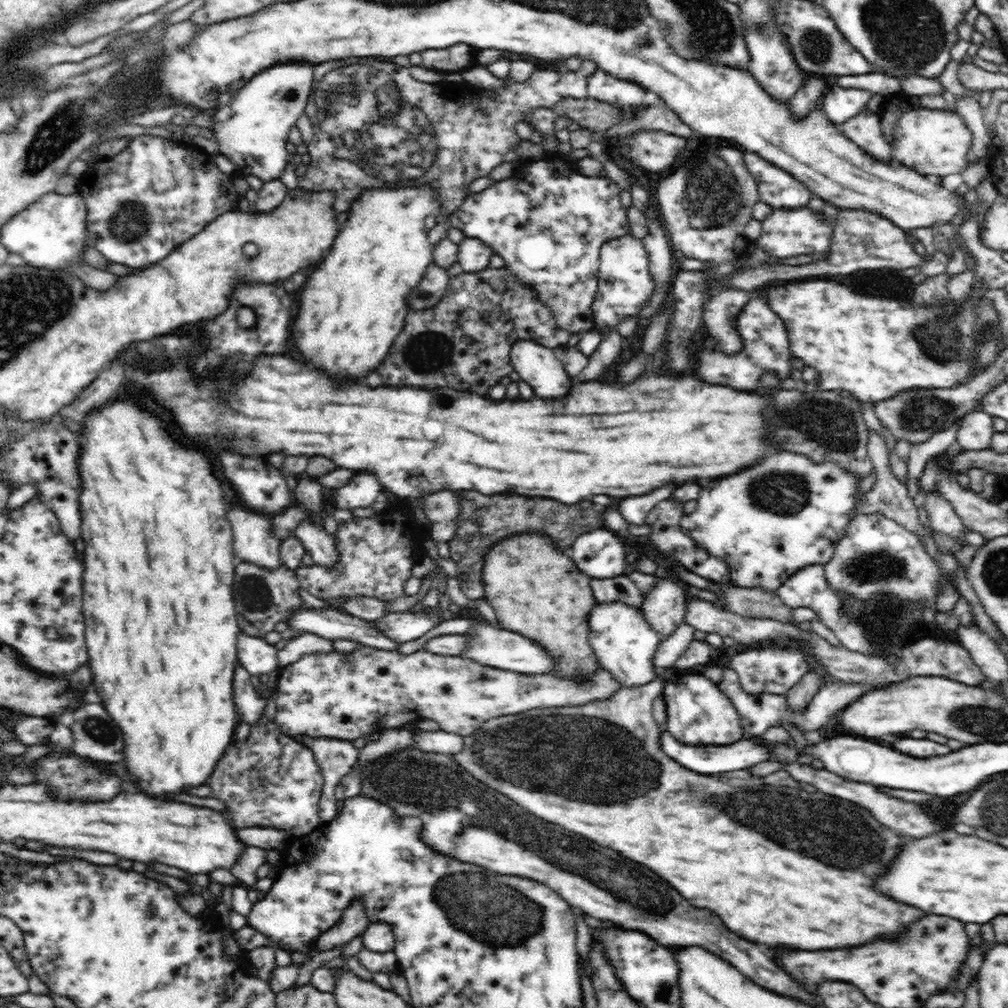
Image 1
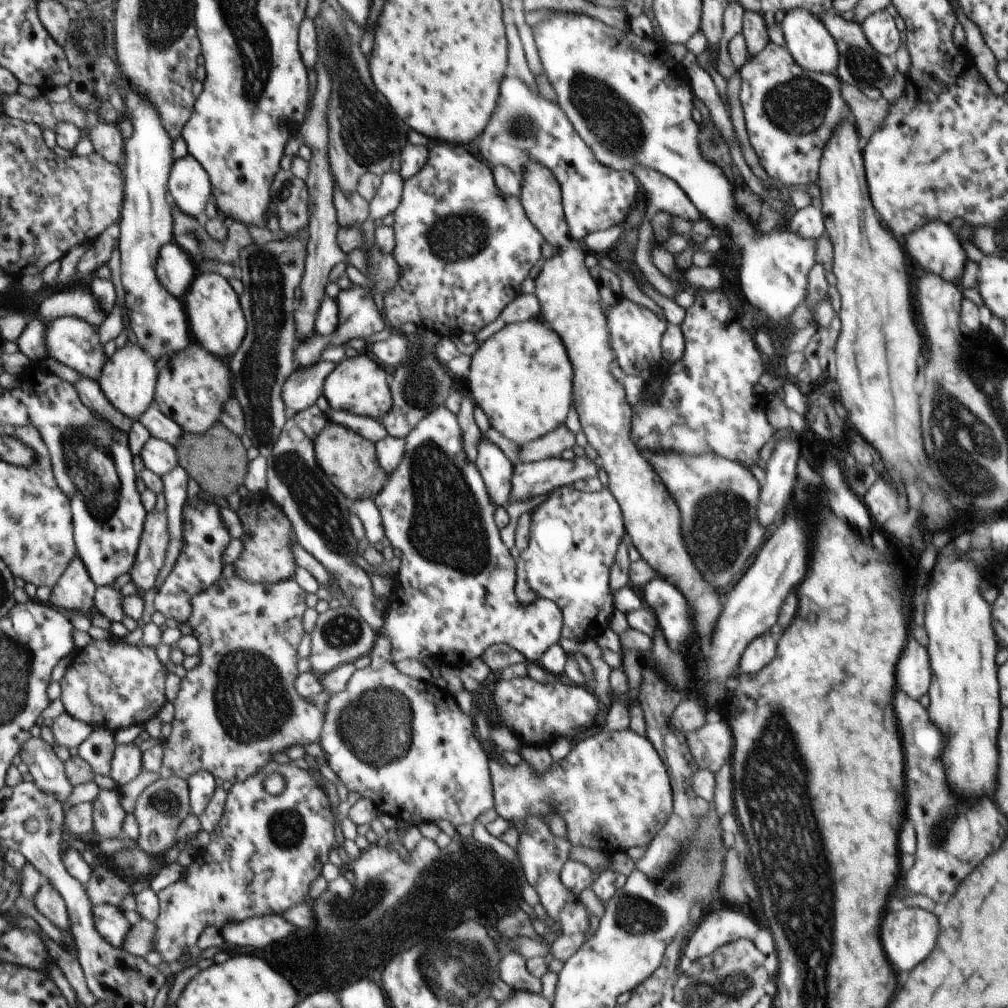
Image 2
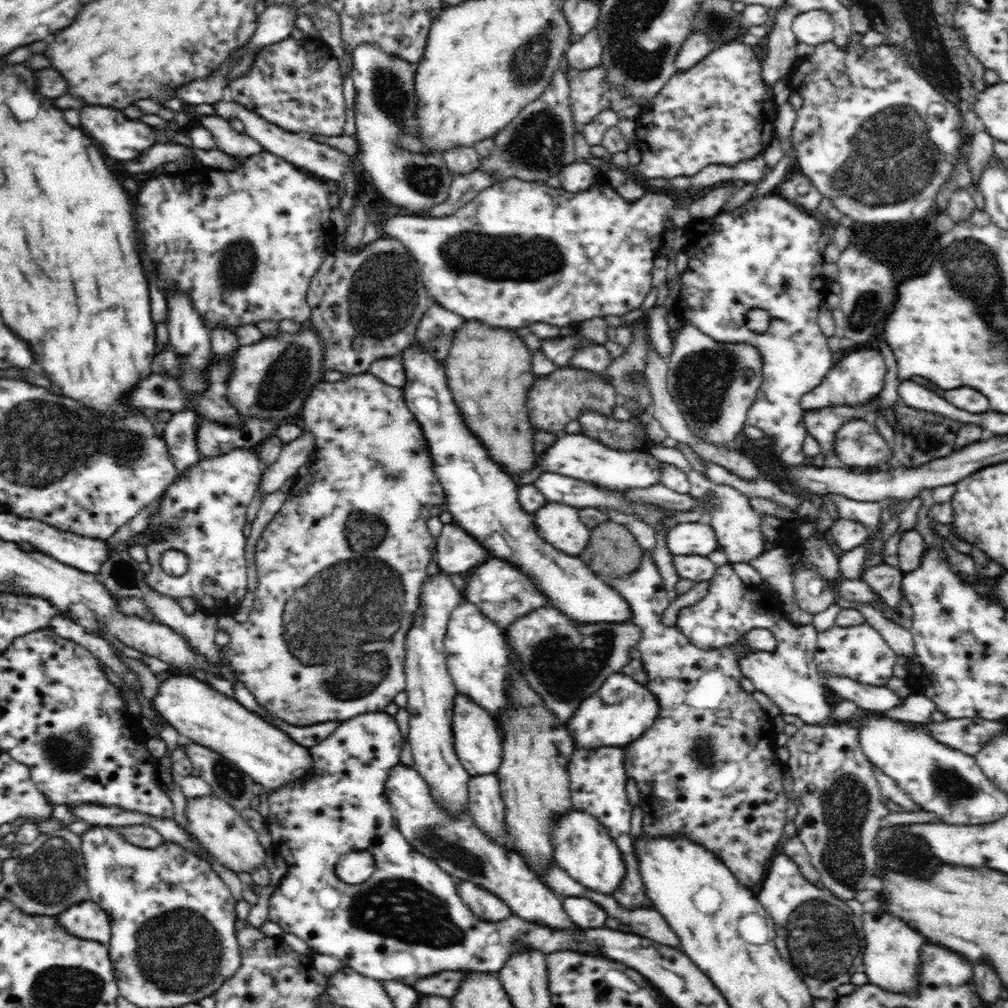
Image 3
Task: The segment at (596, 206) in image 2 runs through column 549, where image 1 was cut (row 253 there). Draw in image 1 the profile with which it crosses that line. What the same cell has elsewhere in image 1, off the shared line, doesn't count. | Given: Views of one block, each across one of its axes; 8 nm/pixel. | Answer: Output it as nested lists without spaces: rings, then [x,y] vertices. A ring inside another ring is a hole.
[[[136,136],[130,144],[114,156],[96,160],[83,172],[78,183],[79,194],[88,214],[86,216],[86,245],[95,248],[110,263],[123,264],[130,269],[146,268],[164,260],[170,252],[192,240],[222,214],[234,211],[240,194],[232,181],[233,175],[226,174],[212,161],[212,155],[202,152],[193,144],[174,143],[158,136]]]

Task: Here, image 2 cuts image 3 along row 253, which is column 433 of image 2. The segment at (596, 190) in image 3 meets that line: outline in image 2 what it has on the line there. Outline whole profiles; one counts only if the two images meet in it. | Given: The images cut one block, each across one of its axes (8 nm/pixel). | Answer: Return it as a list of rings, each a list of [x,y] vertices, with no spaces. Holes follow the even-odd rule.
[[[444,405],[440,406],[440,408],[435,408],[434,412],[424,416],[416,424],[416,428],[413,428],[412,432],[406,436],[404,439],[405,453],[400,464],[396,467],[396,470],[393,470],[381,492],[374,498],[383,521],[386,544],[393,548],[398,548],[402,553],[402,563],[396,579],[394,579],[395,590],[400,600],[394,602],[391,608],[387,608],[387,613],[384,615],[384,628],[380,630],[380,633],[384,633],[390,640],[393,662],[400,660],[418,660],[421,662],[424,658],[430,658],[439,664],[466,669],[470,666],[470,661],[481,657],[490,646],[506,644],[518,650],[526,662],[538,663],[544,652],[560,640],[562,626],[564,626],[562,612],[560,612],[560,608],[554,602],[548,600],[536,600],[528,604],[518,603],[514,591],[516,581],[515,569],[517,565],[509,549],[503,544],[500,530],[495,524],[494,516],[498,507],[491,500],[475,462],[468,460],[468,456],[464,452],[462,439],[462,430],[458,424],[457,416],[452,414]]]

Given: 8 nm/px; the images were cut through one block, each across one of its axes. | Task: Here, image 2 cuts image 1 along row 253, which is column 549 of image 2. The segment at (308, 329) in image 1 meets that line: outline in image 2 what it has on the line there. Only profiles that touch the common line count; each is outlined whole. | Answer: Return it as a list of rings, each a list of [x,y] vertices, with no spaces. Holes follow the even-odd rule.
[[[535,318],[525,322],[516,322],[507,324],[495,332],[484,344],[479,345],[476,352],[472,355],[470,363],[469,373],[466,378],[461,380],[466,386],[466,392],[471,396],[475,406],[482,408],[484,414],[488,417],[490,426],[497,430],[502,436],[506,436],[508,440],[516,442],[516,444],[522,448],[526,444],[533,442],[534,440],[543,438],[546,434],[553,432],[556,428],[565,424],[569,410],[572,407],[572,395],[573,395],[573,369],[566,353],[566,348],[562,343],[562,340],[558,337],[556,332],[553,332],[548,325],[544,324],[541,319]]]

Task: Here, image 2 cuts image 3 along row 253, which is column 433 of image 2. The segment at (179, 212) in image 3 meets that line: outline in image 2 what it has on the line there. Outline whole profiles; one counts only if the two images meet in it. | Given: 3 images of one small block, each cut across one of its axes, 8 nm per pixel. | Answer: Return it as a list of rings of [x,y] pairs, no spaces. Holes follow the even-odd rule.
[[[432,142],[429,147],[428,162],[426,166],[412,178],[403,180],[403,193],[398,208],[394,211],[394,234],[395,247],[393,257],[398,264],[399,274],[396,286],[386,292],[383,296],[384,301],[384,318],[388,329],[398,331],[402,324],[413,323],[418,329],[434,330],[440,337],[458,337],[463,332],[472,332],[476,334],[482,330],[486,324],[494,322],[498,315],[508,304],[510,304],[519,294],[524,280],[530,275],[534,266],[538,265],[538,260],[542,258],[541,246],[544,238],[538,233],[538,230],[530,223],[526,217],[525,211],[521,206],[519,197],[502,196],[498,186],[496,186],[493,170],[486,162],[474,158],[466,148],[460,144],[448,144],[444,142]]]

